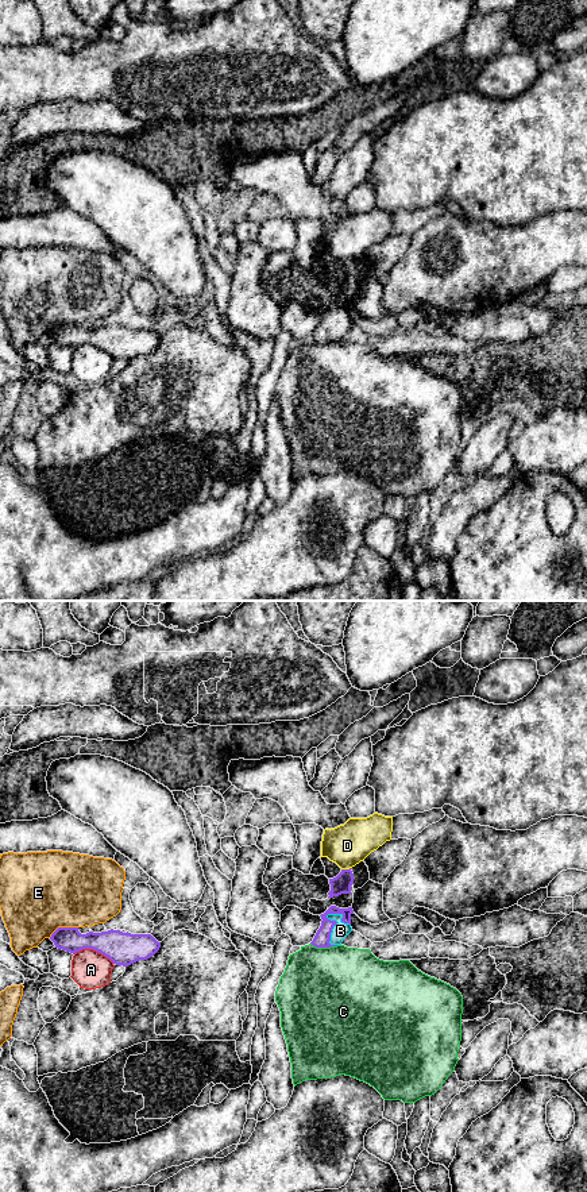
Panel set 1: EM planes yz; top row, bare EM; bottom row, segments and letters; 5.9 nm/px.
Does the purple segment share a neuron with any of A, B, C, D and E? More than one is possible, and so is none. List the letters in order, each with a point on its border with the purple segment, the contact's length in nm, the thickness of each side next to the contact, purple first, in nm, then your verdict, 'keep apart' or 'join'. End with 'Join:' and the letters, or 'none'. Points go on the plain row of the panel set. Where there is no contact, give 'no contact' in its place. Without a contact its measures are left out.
A: meets purple in yz at (93, 344); contact 260 nm long; 190 nm thick on the purple side, 220 nm on the other; keep apart
B: meets purple in yz at (335, 316); contact 220 nm long; 100 nm thick on the purple side, 100 nm on the other; join
C: meets purple in yz at (324, 342); contact 170 nm long; 100 nm thick on the purple side, 500 nm on the other; keep apart
D: meets purple in yz at (346, 265); contact 60 nm long; 110 nm thick on the purple side, 240 nm on the other; keep apart
E: meets purple in yz at (62, 323); contact 190 nm long; 140 nm thick on the purple side, 480 nm on the other; keep apart
Join: B

